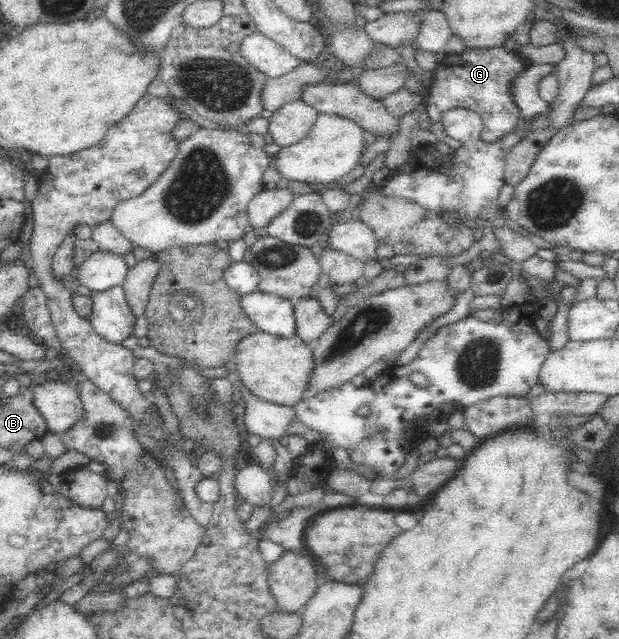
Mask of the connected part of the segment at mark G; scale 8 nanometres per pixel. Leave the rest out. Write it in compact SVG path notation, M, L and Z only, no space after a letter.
M499 48L470 49L463 53L453 53L439 62L433 71L431 86L428 89L426 102L426 113L430 117L429 131L437 136L439 142L446 144L453 151L460 149L462 144L456 139L449 137L444 130L442 117L446 111L455 108L473 110L481 116L482 141L495 143L504 135L507 135L521 119L521 114L511 96L511 83L517 79L527 66L517 51L513 53Z

